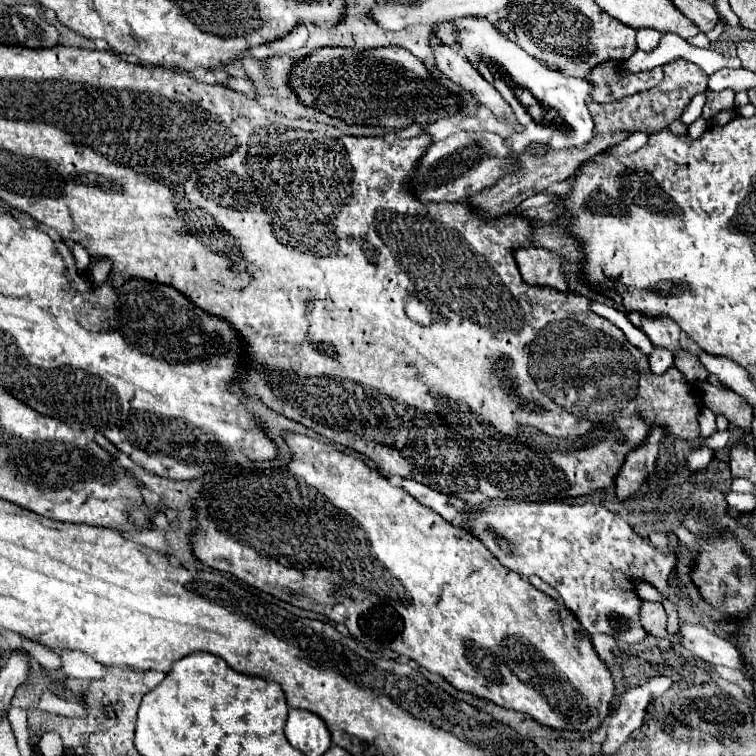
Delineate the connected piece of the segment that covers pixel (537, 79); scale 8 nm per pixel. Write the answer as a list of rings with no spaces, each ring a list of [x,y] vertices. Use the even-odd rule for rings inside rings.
[[[456,18],[454,22],[460,28],[460,52],[496,90],[500,90],[502,98],[514,108],[516,116],[520,118],[520,124],[524,124],[524,128],[528,128],[530,132],[538,130],[536,142],[544,142],[554,150],[566,150],[584,148],[594,138],[594,122],[584,102],[590,94],[586,80],[566,78],[564,74],[546,68],[512,40],[504,38],[488,18]],[[514,86],[530,90],[530,94],[540,104],[540,112],[530,112],[530,108],[518,100]]]

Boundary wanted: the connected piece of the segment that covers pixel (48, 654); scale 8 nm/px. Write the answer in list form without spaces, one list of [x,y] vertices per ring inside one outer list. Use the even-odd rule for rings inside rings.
[[[22,638],[21,647],[33,658],[36,658],[36,660],[47,670],[56,670],[61,668],[62,661],[60,657],[49,648],[46,648],[46,646]]]

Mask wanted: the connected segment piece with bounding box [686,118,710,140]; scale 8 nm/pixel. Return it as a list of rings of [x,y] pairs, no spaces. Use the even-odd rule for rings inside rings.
[[[698,118],[696,122],[692,122],[692,124],[690,124],[690,128],[688,128],[688,134],[686,134],[686,136],[688,136],[688,138],[692,138],[692,140],[696,140],[696,138],[700,138],[700,136],[708,130],[708,126],[710,126],[708,122],[704,122],[702,118]]]

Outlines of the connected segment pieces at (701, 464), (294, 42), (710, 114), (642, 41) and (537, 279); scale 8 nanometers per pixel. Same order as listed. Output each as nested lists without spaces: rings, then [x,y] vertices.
[[[702,448],[700,452],[692,452],[692,454],[688,454],[686,460],[684,460],[684,466],[686,466],[690,472],[702,472],[702,470],[708,466],[708,462],[712,460],[712,456],[714,456],[712,450]]]
[[[300,24],[292,34],[288,34],[288,38],[280,38],[280,42],[272,42],[268,46],[272,48],[274,54],[288,54],[306,46],[306,40],[308,40],[308,30],[304,24]]]
[[[734,90],[706,92],[706,104],[702,110],[704,120],[712,120],[720,110],[734,110]]]
[[[640,28],[636,30],[636,42],[638,42],[638,48],[644,50],[644,52],[650,52],[656,48],[660,40],[660,32],[652,30],[652,28]]]
[[[532,246],[528,250],[516,250],[516,260],[520,262],[520,274],[532,284],[550,284],[556,290],[568,290],[568,282],[562,274],[560,252]]]

